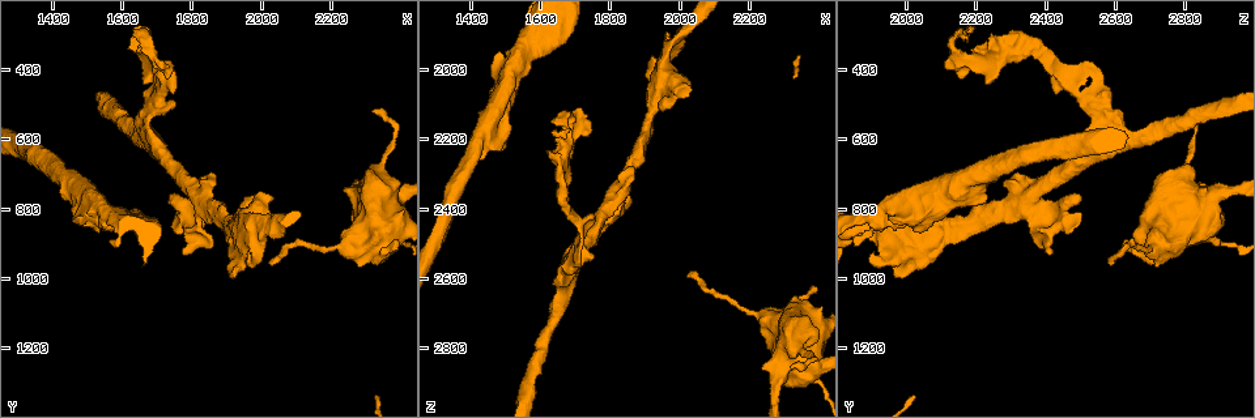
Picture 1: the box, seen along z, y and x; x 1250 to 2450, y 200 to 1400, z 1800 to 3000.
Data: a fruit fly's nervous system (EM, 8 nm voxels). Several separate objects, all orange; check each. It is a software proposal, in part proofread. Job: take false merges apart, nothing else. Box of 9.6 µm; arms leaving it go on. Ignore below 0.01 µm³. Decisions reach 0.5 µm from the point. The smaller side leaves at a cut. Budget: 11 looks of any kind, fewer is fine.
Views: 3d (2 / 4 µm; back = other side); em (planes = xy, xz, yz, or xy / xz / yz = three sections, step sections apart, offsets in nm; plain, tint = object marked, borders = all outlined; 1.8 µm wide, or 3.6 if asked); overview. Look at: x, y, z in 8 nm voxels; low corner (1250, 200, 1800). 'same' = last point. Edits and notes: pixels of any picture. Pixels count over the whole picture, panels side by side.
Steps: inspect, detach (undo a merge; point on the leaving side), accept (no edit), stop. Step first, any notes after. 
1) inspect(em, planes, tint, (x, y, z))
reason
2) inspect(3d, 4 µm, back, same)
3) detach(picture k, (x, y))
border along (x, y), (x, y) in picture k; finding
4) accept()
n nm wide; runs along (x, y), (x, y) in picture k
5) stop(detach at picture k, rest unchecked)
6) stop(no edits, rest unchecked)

inspect(3d, 4 µm, (2260, 900, 2720))
calibre changes

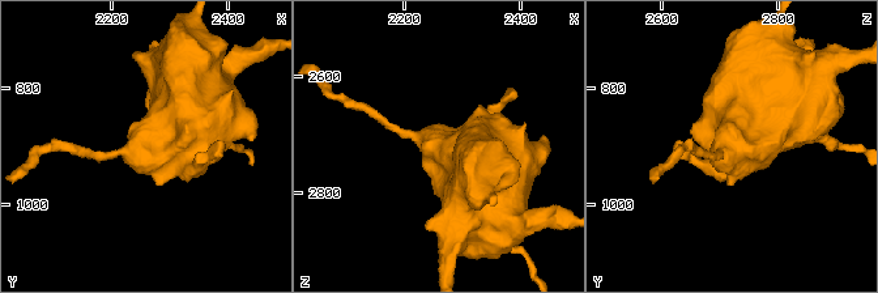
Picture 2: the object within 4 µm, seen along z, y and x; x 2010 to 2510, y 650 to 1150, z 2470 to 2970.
inspect(em, planes, tint, (2265, 895, 2725))
need the tissue

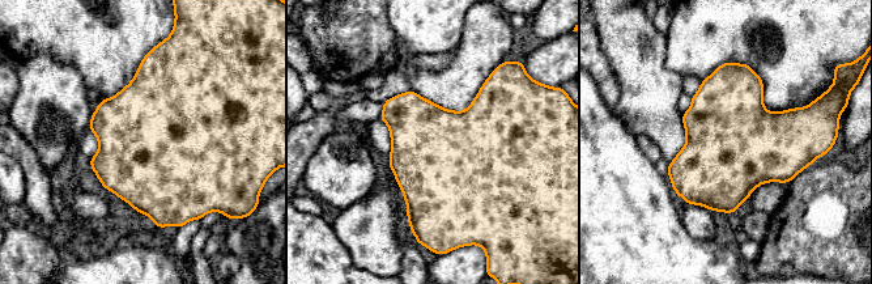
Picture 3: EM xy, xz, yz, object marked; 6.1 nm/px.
accept()
continuous, no second cell

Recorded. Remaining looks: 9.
inspect(em, 3.6 µm, planes, tint, (1670, 310, 2130))
sudden change in width

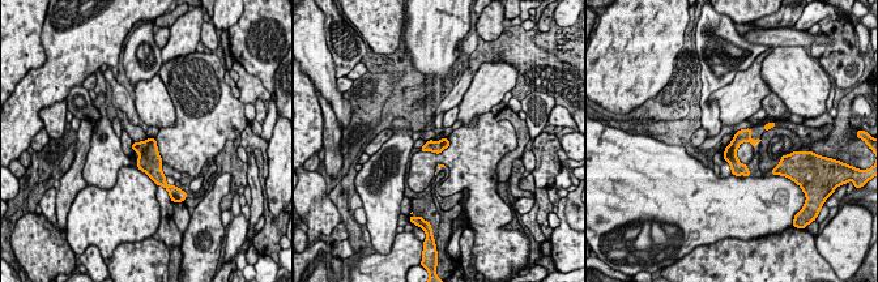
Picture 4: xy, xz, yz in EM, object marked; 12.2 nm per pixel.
accept()
one cell here

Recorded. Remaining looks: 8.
inspect(em, planes, tint, (1470, 750, 2110))
two arms at a narrow angle

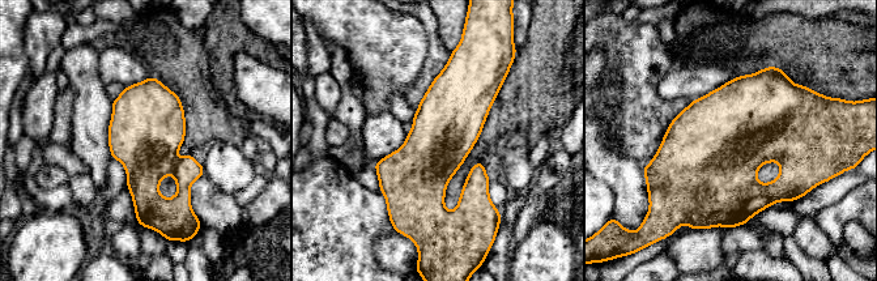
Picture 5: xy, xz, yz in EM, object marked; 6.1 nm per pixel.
accept()
continuous, no second cell

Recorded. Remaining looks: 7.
inspect(3d, 2 µm, (1830, 780, 2340))
sharp bend

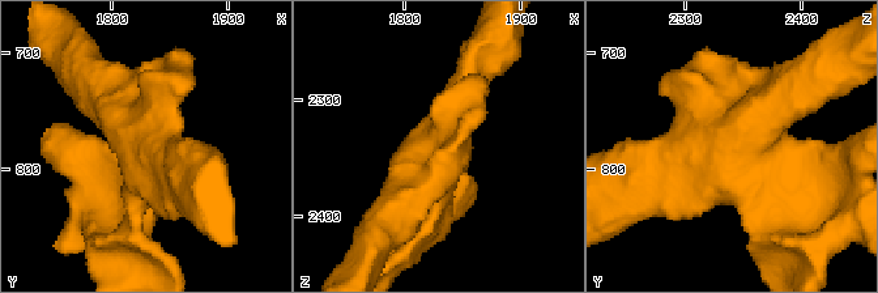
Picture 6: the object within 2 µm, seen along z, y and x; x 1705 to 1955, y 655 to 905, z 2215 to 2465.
inspect(em, planes, tint, (1828, 780, 2334))

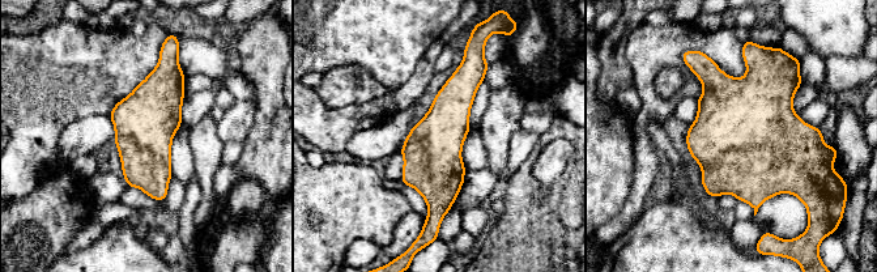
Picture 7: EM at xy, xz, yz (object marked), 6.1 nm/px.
accept()
runs along (467, 63), (438, 137), (433, 215) in picture 7; all the same cell

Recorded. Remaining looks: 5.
stop(no edits, rest unchecked)

